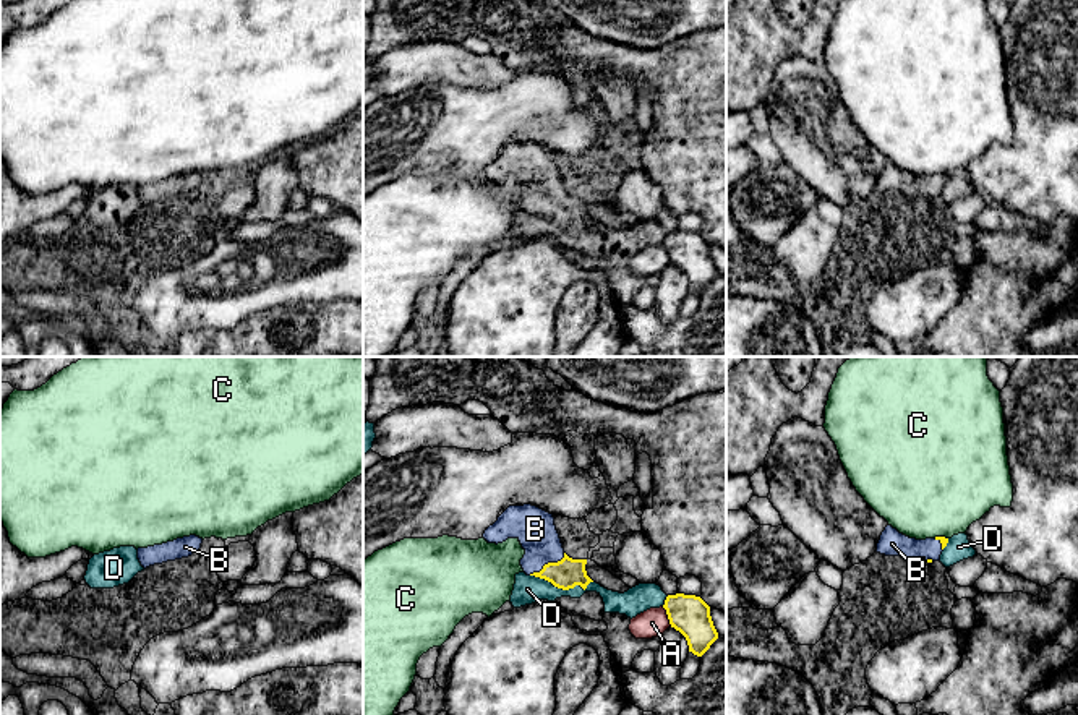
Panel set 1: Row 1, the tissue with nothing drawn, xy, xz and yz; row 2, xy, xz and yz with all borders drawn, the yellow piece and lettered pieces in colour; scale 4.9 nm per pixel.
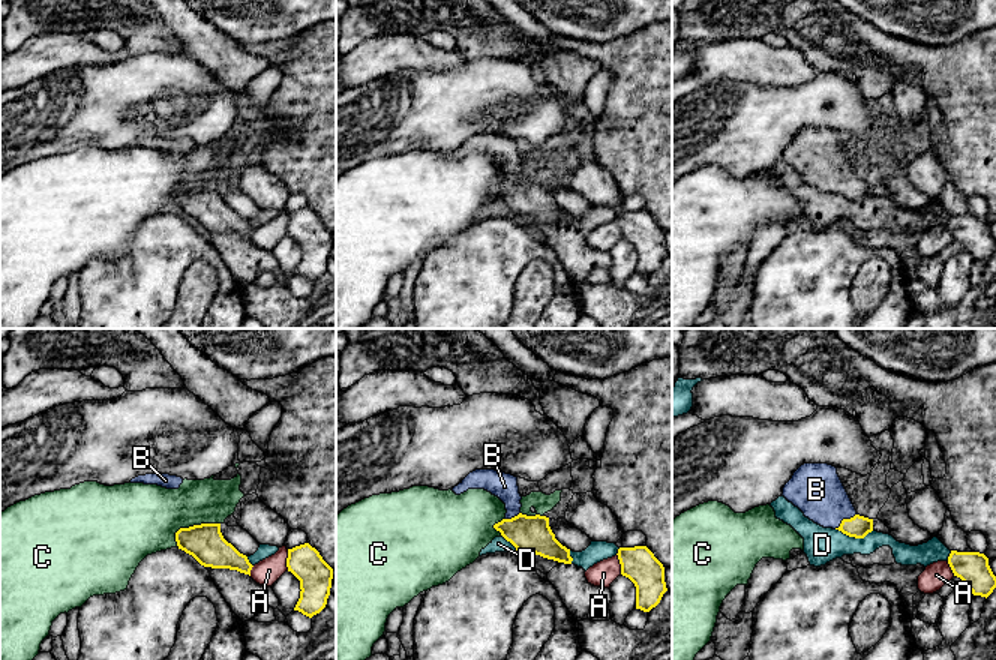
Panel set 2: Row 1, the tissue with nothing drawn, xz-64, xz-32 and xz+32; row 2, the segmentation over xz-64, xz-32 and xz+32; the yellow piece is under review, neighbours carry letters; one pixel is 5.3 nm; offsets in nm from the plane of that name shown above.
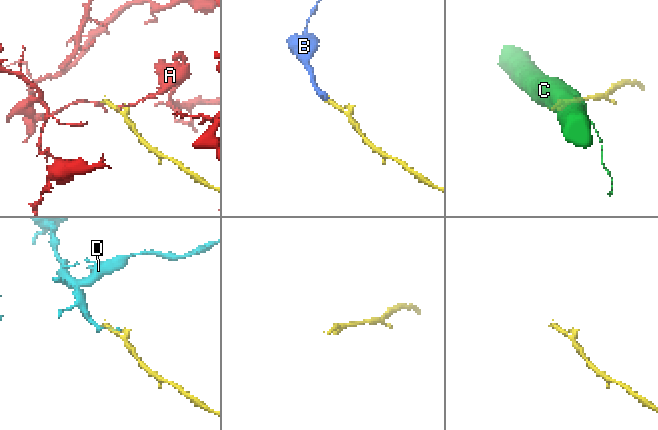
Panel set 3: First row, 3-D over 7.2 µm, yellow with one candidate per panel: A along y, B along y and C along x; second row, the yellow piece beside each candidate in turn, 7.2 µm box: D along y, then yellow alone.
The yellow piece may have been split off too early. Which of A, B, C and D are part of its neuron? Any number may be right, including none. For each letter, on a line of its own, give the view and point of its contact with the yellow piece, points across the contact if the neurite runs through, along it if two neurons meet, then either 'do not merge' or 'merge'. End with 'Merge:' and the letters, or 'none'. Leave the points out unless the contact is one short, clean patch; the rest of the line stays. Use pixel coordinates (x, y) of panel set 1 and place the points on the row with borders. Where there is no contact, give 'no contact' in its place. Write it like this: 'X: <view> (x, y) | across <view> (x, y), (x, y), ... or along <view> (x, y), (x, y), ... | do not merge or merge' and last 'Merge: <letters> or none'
A: xz (668, 616) | do not merge
B: xz (548, 563) | across xz (568, 573), (548, 563), (535, 529) | merge
C: yz (941, 537) | along yz (934, 537), (947, 539) | do not merge
D: xz (561, 587) | do not merge
Merge: B

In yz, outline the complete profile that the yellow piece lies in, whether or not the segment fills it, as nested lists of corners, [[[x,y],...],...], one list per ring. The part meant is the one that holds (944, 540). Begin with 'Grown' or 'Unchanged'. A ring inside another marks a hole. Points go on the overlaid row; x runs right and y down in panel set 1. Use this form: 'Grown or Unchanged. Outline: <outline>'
Grown. Outline: [[[887,525],[877,543],[877,553],[885,556],[903,556],[906,559],[940,561],[940,554],[948,538],[935,537],[926,540],[909,538],[892,525]]]

